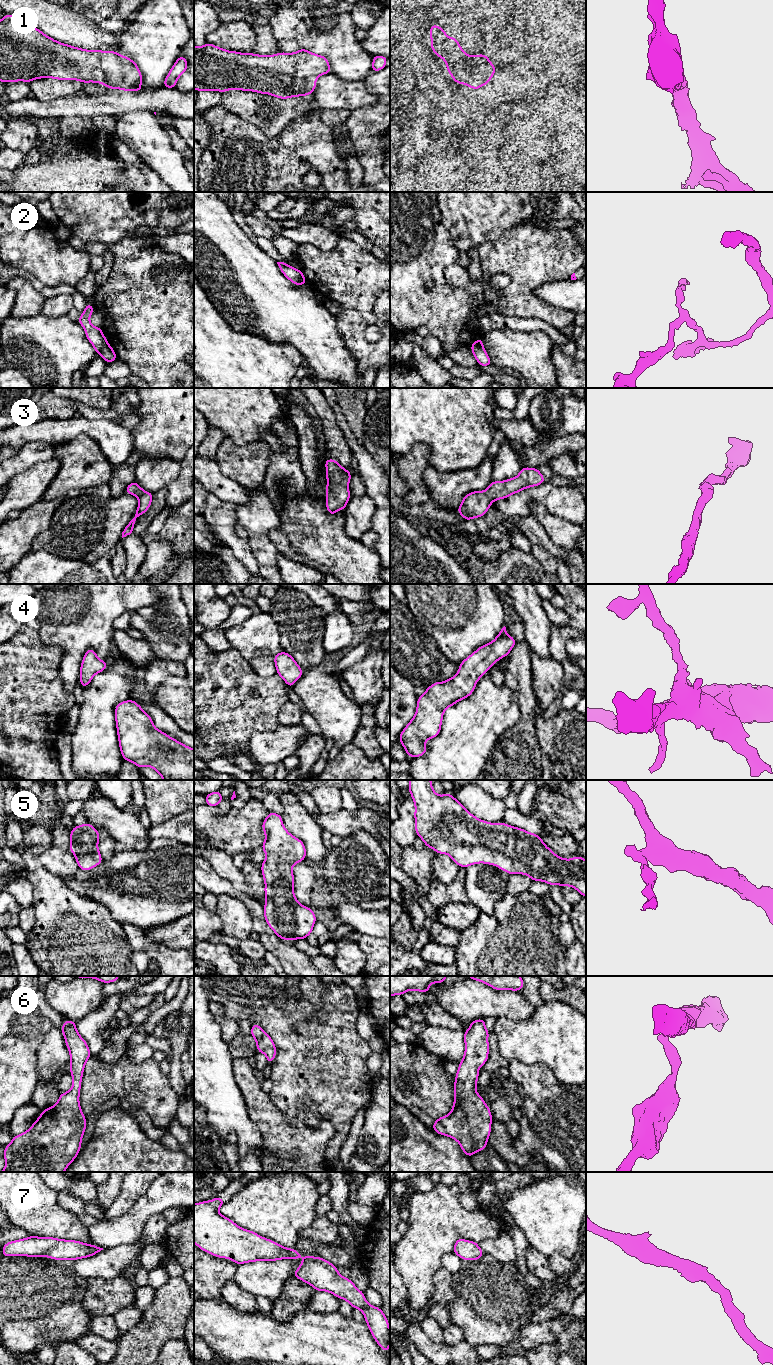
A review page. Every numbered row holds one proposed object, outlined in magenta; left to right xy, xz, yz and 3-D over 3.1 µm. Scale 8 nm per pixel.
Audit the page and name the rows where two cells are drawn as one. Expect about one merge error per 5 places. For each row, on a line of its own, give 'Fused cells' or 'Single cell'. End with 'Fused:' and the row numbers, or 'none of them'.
1: Single cell
2: Fused cells
3: Single cell
4: Single cell
5: Single cell
6: Single cell
7: Single cell
Fused: 2

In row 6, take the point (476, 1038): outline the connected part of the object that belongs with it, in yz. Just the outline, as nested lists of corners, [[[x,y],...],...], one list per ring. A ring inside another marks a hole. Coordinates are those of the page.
[[[477,1019],[469,1024],[469,1029],[464,1031],[464,1057],[459,1063],[455,1076],[454,1105],[448,1115],[434,1122],[432,1128],[440,1135],[446,1135],[458,1141],[463,1152],[471,1158],[475,1152],[485,1150],[491,1133],[492,1115],[483,1098],[475,1091],[479,1077],[478,1070],[488,1060],[489,1031],[485,1027],[485,1019]]]

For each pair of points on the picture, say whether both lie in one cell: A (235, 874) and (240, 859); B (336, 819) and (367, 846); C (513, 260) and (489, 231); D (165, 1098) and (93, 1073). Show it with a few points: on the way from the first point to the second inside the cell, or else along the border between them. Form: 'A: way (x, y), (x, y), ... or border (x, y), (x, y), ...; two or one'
A: border (231, 857), (234, 864), (240, 869); two
B: border (342, 837), (358, 830), (365, 830), (375, 838); two
C: border (515, 225), (474, 248); two
D: way (147, 1088), (136, 1082), (111, 1080); one

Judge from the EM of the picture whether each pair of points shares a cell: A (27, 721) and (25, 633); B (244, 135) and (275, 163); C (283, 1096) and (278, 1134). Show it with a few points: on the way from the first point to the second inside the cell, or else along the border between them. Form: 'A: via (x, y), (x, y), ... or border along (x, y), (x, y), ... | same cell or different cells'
A: via (25, 699), (25, 655) | same cell
B: via (252, 143), (267, 157) | same cell
C: border along (268, 1094), (272, 1104), (286, 1119), (303, 1122) | different cells

